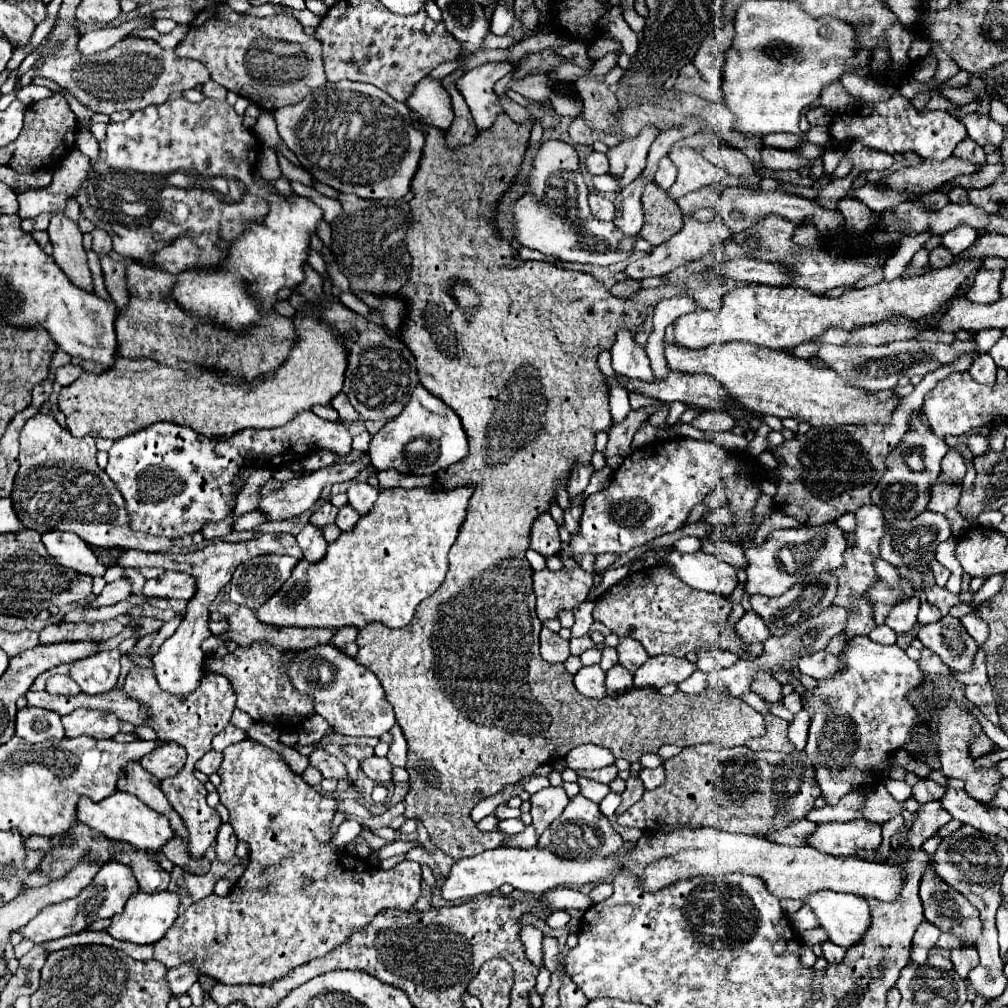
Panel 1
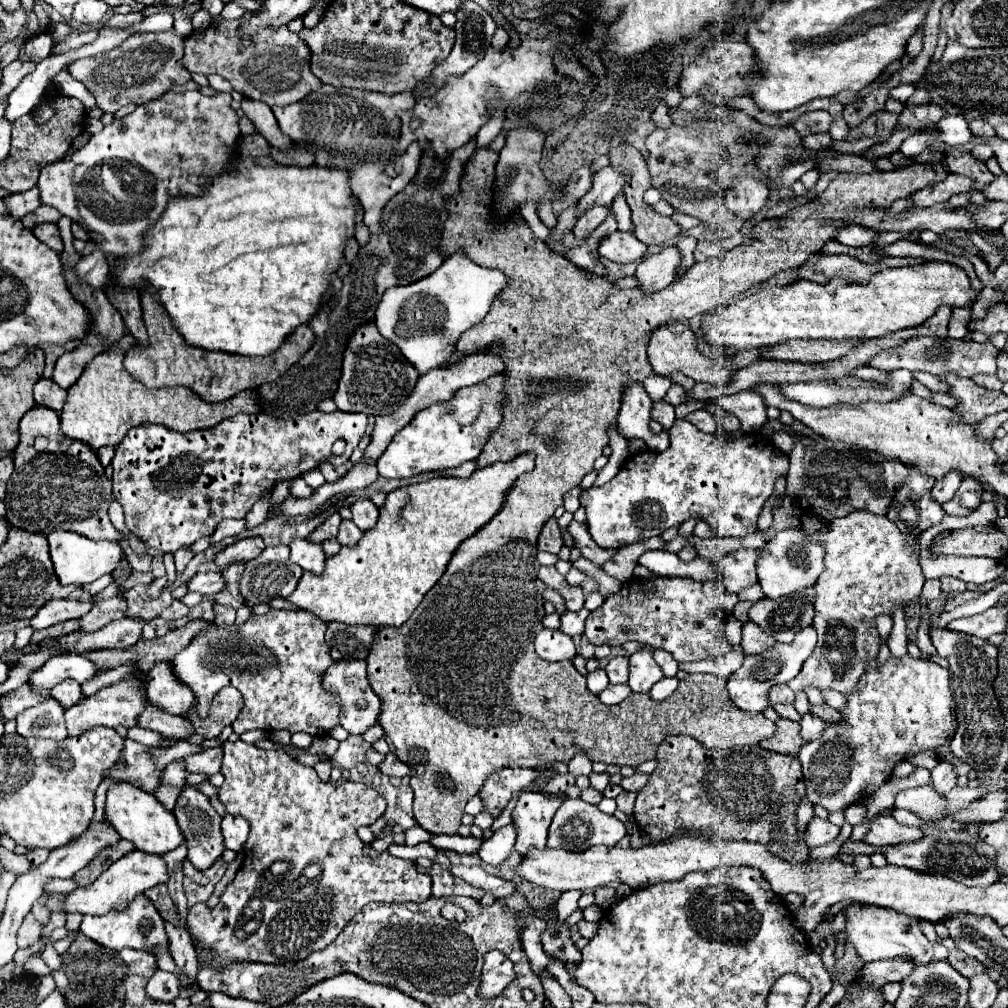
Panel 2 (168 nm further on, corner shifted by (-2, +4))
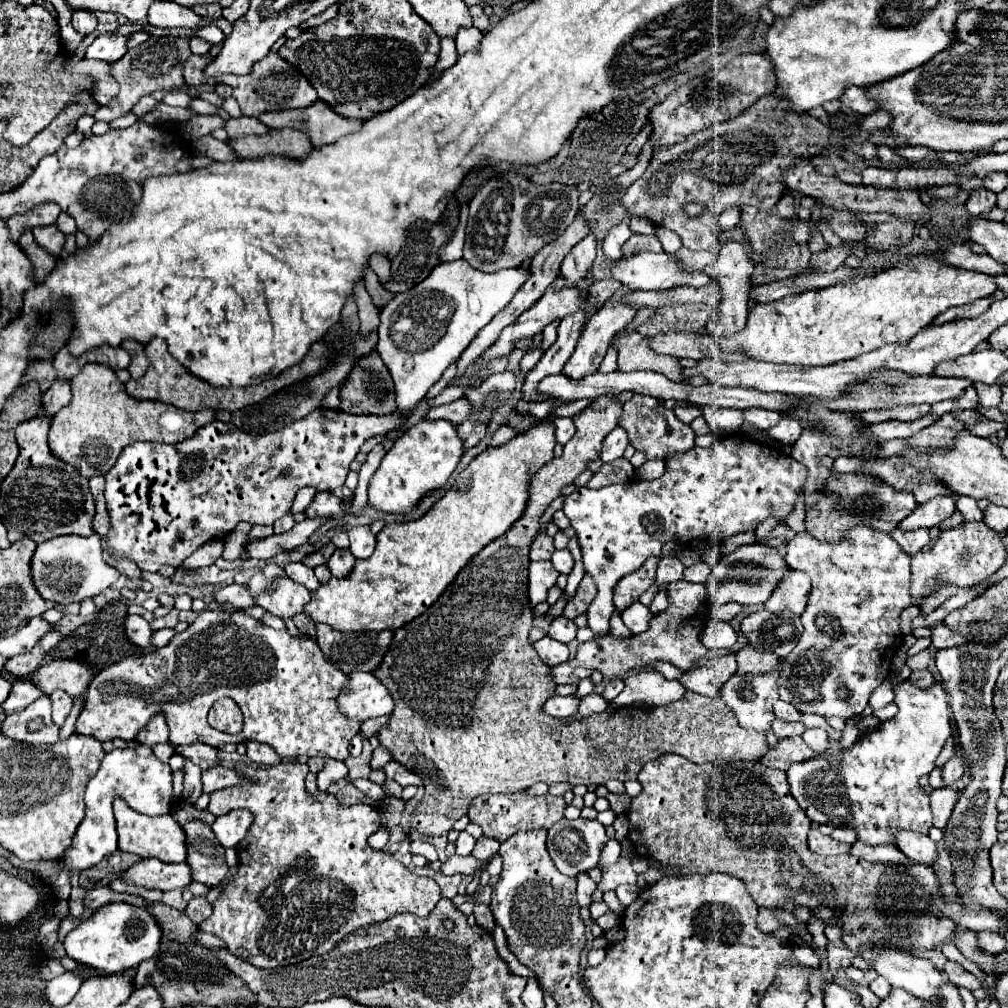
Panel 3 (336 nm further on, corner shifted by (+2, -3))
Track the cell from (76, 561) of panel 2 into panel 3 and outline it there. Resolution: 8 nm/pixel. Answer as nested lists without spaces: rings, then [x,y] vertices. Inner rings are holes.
[[[94,533],[90,537],[64,535],[40,543],[32,557],[32,577],[38,593],[44,599],[54,603],[72,603],[102,593],[120,577],[120,573],[116,567],[104,561],[102,539]]]

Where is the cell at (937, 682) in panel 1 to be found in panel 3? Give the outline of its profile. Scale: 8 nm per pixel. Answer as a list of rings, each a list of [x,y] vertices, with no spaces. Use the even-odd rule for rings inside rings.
[[[924,649],[924,651],[920,651],[920,653],[916,653],[914,657],[910,657],[908,661],[906,661],[906,665],[910,667],[910,669],[926,669],[928,667],[928,663],[930,663],[930,651],[928,649]]]

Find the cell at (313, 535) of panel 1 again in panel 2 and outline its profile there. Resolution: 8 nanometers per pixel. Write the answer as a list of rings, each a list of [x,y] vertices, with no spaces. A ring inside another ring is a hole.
[[[292,540],[290,544],[290,562],[298,564],[302,570],[312,572],[312,574],[322,574],[324,572],[324,550],[318,544],[312,544],[310,540]]]

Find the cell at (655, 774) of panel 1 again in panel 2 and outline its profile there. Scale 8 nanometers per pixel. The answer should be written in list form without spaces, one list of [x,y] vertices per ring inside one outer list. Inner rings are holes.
[[[634,774],[634,776],[630,776],[630,778],[622,778],[622,782],[620,782],[620,786],[622,786],[622,790],[626,790],[626,792],[638,792],[644,784],[646,784],[646,774]]]

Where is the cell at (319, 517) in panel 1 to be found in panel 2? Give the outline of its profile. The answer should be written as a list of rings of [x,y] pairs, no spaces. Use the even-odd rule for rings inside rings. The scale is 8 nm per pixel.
[[[332,514],[320,528],[316,528],[310,536],[308,536],[308,540],[312,540],[314,544],[322,544],[324,540],[330,540],[330,538],[336,538],[336,534],[338,534],[338,526],[340,526],[340,516],[338,514]]]

